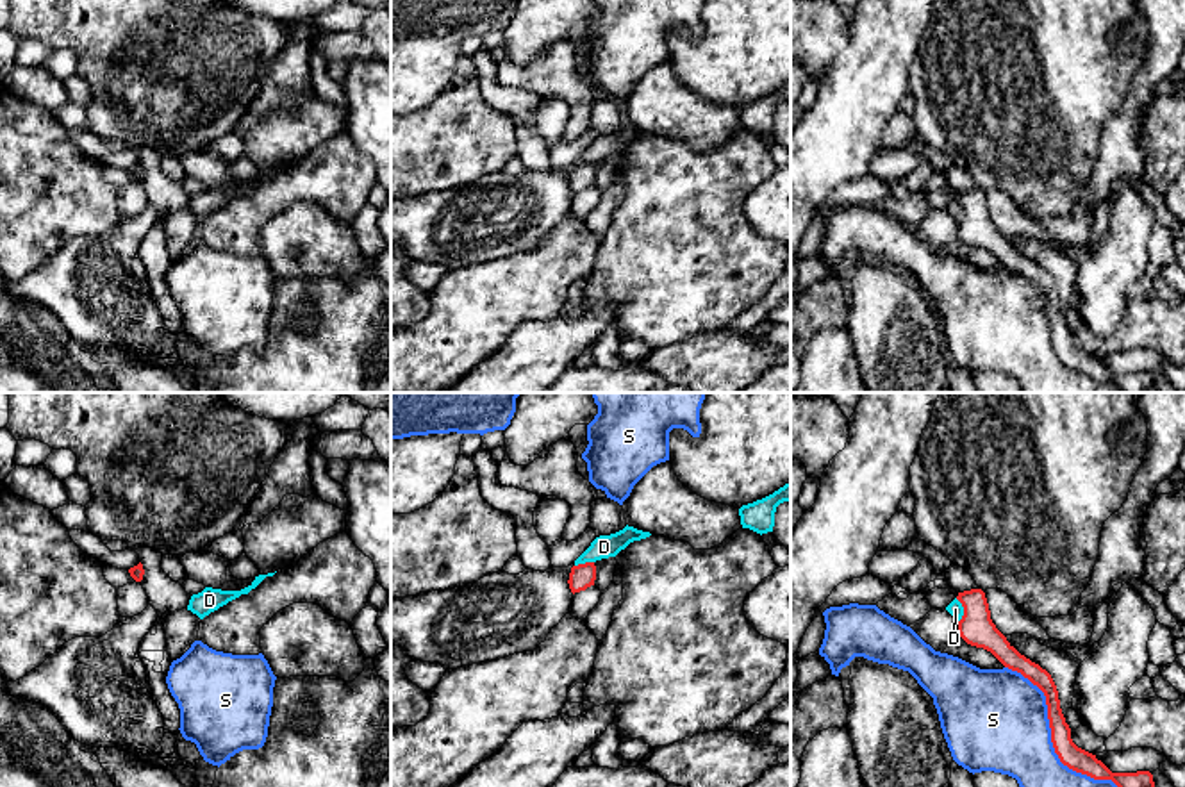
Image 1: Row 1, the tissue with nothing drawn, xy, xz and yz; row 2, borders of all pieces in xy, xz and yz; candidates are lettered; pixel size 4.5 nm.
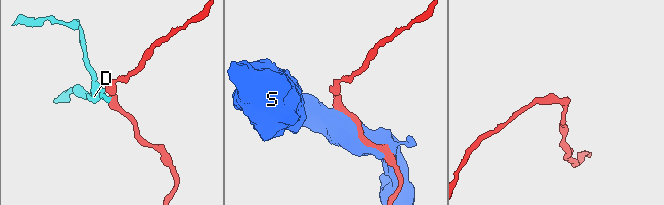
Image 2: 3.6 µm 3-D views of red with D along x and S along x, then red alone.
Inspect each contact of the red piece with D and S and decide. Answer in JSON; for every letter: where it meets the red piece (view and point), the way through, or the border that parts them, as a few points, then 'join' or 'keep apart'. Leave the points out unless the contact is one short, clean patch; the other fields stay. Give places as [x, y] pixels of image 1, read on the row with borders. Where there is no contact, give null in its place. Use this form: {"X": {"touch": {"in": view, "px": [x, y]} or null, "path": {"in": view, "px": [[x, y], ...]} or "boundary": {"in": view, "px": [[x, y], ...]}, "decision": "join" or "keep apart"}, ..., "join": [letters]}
{"D": {"touch": {"in": "yz", "px": [964, 611]}, "boundary": {"in": "yz", "px": [[955, 598], [962, 607], [959, 621]]}, "decision": "keep apart"}, "S": {"touch": {"in": "yz", "px": [1052, 737]}, "decision": "keep apart"}, "join": []}

